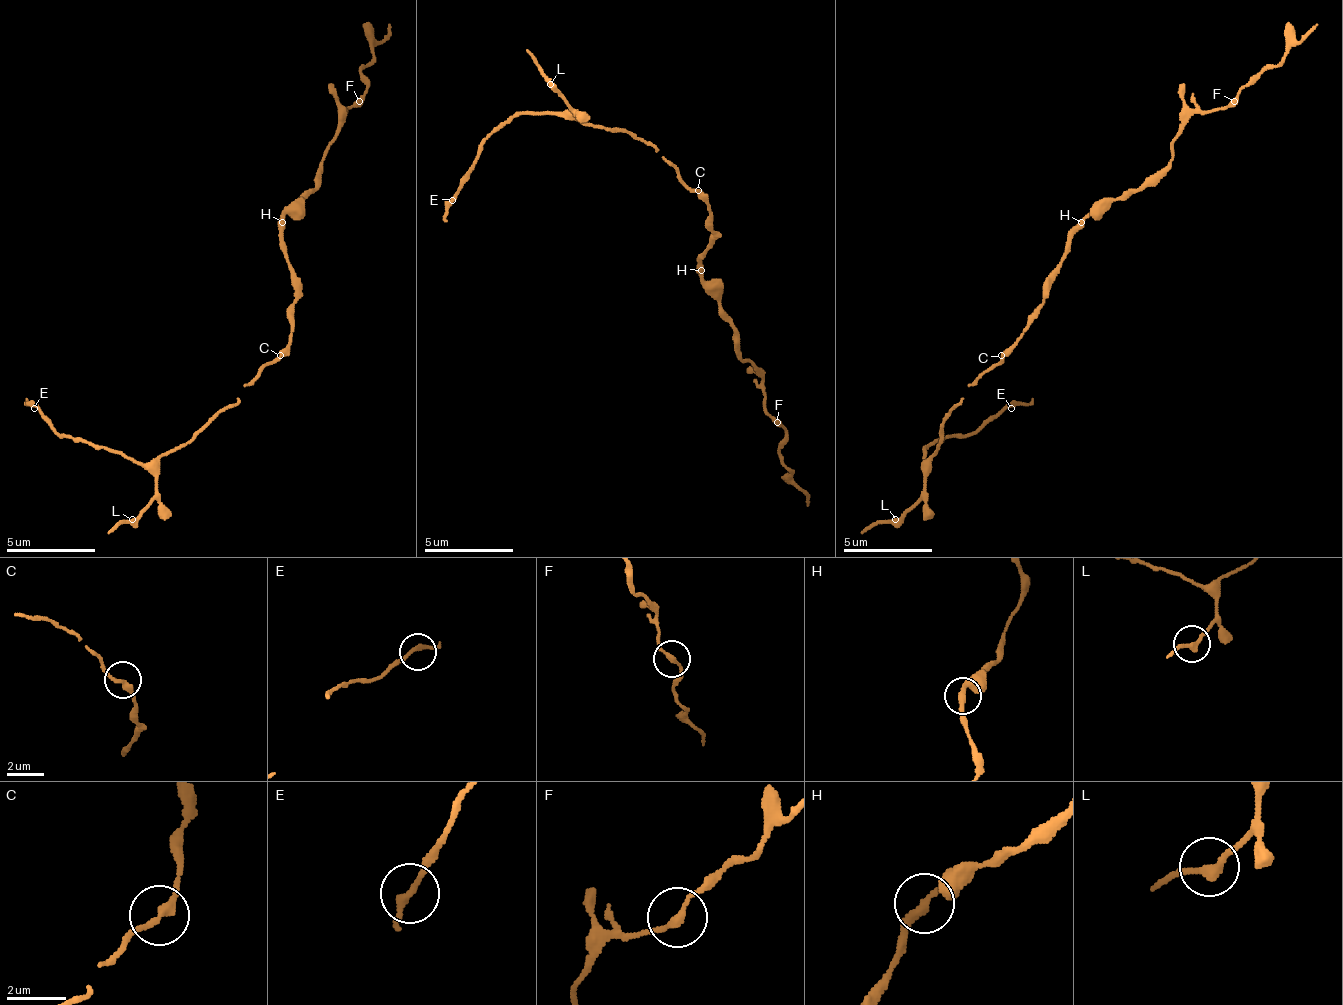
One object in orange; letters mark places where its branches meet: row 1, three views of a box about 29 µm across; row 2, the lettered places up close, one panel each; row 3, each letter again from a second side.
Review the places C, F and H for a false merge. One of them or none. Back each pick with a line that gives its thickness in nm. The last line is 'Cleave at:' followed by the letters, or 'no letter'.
Cleave at: no letter

